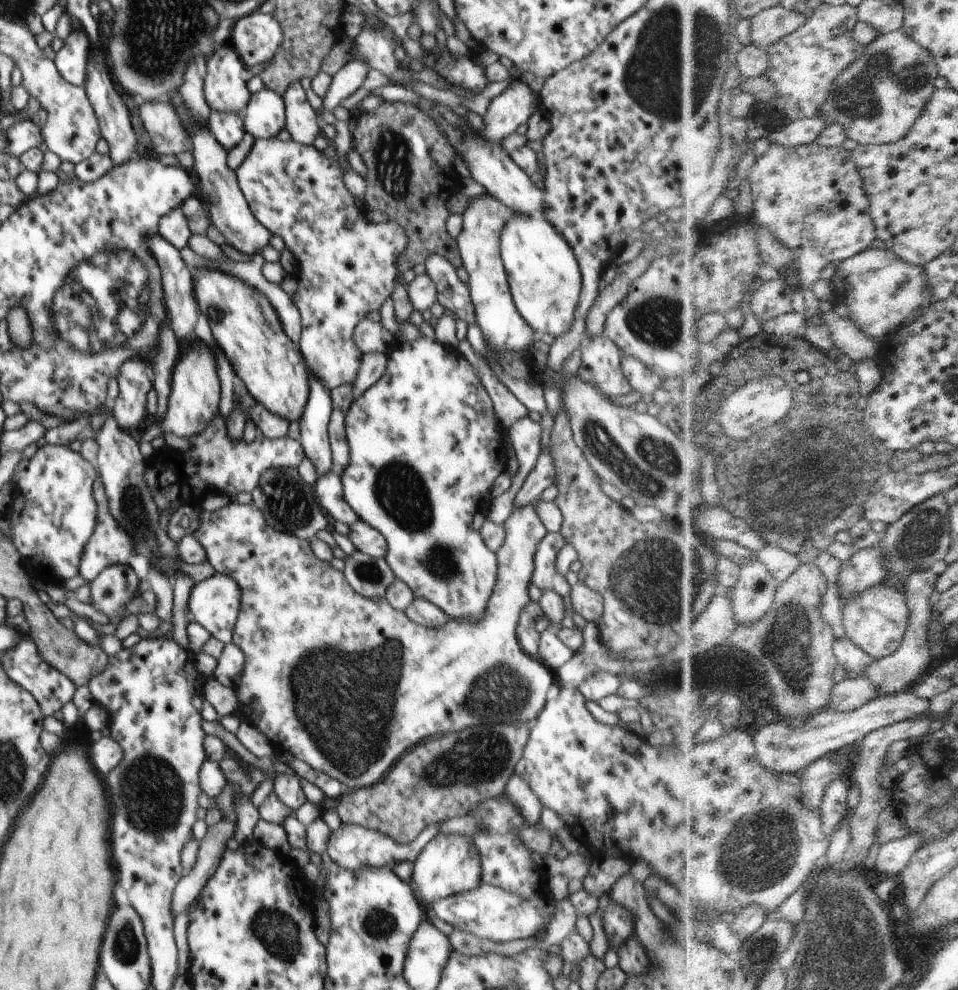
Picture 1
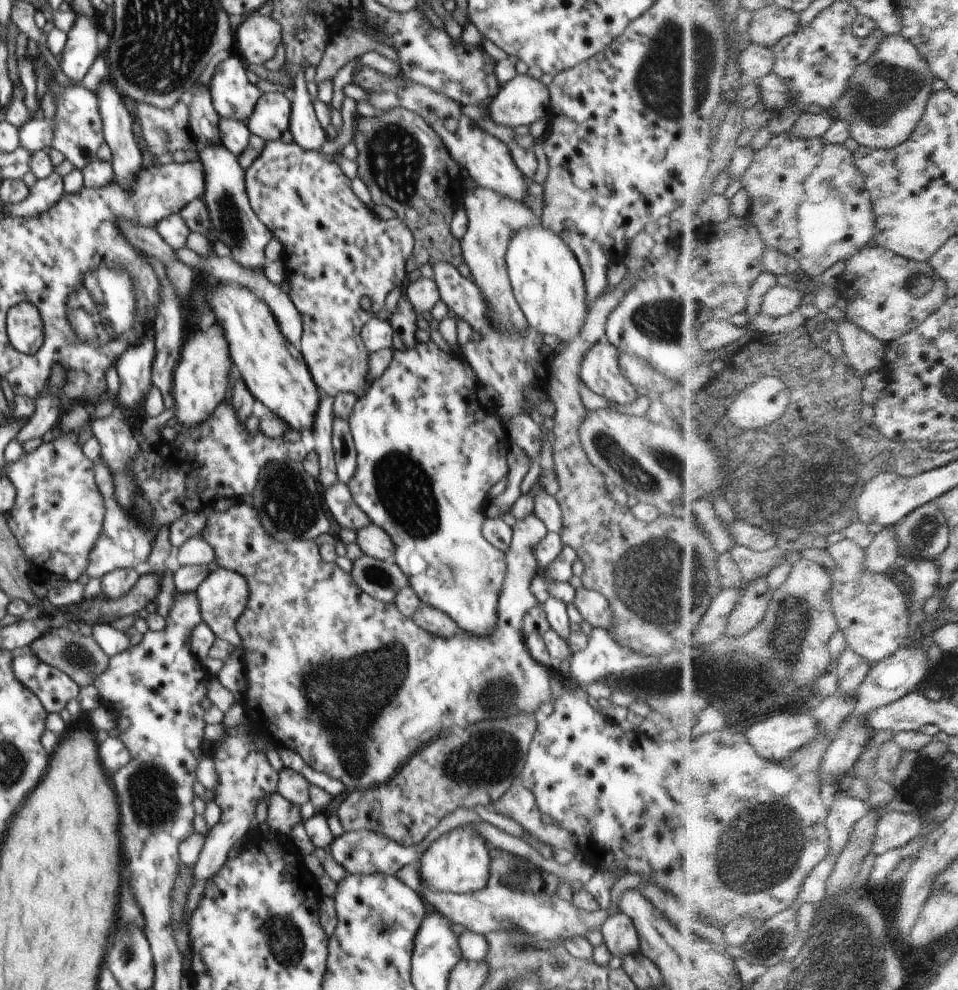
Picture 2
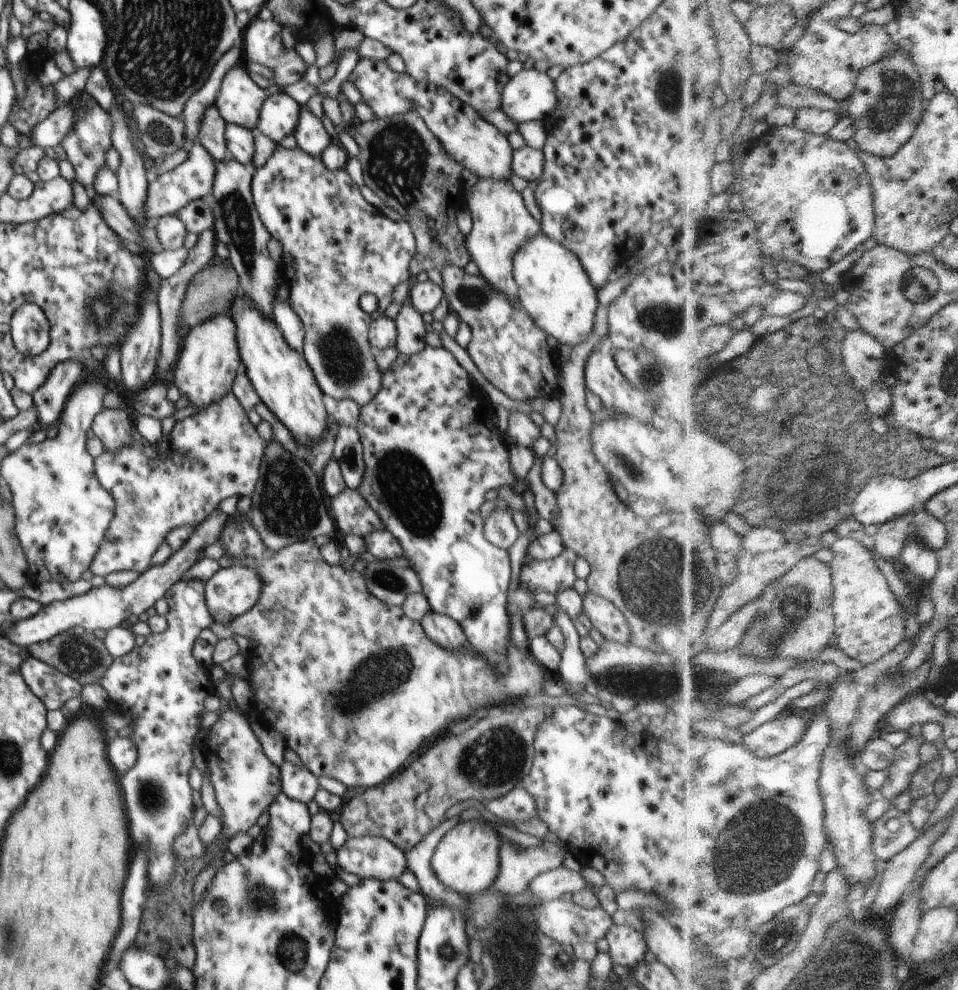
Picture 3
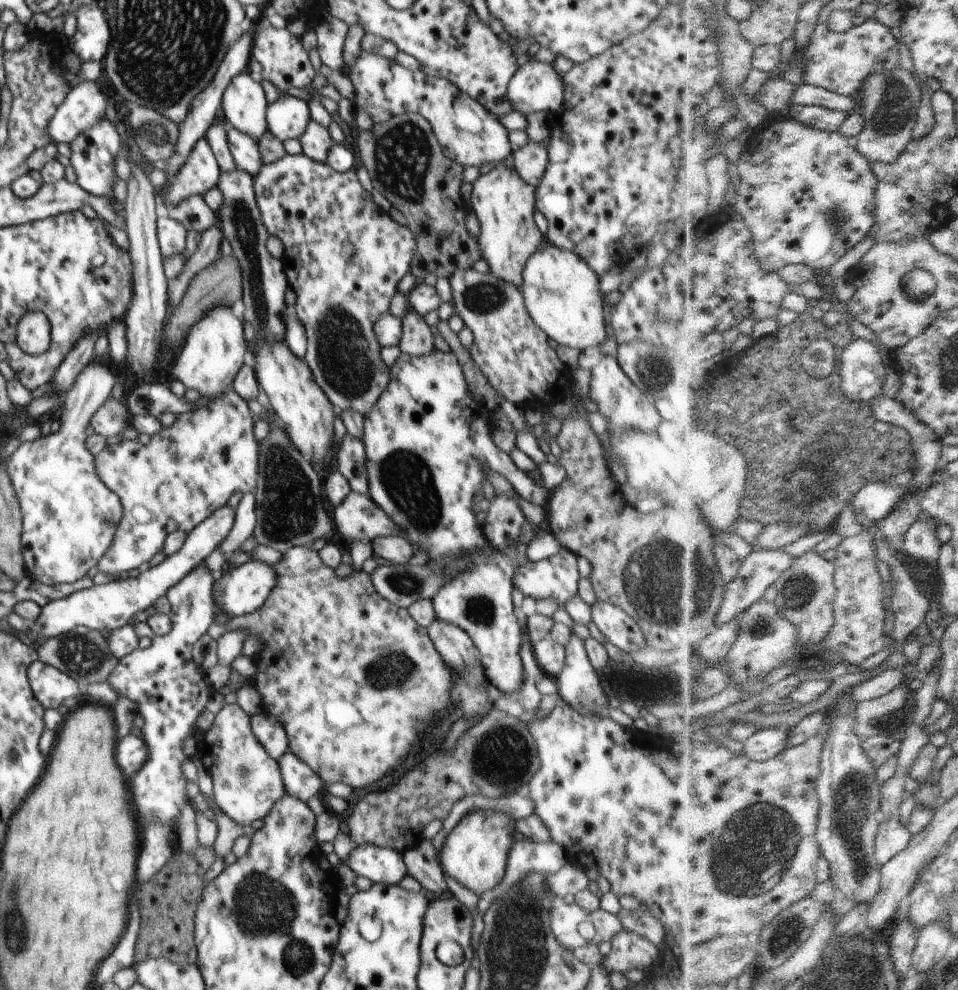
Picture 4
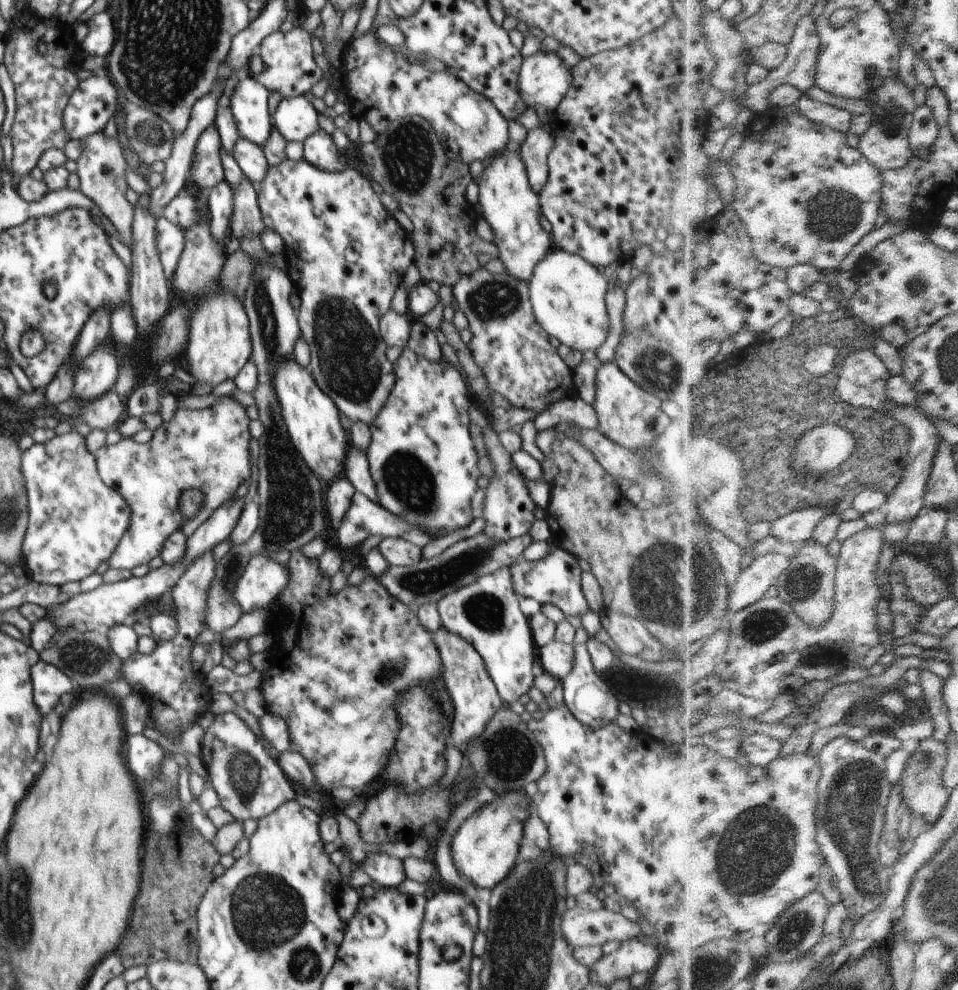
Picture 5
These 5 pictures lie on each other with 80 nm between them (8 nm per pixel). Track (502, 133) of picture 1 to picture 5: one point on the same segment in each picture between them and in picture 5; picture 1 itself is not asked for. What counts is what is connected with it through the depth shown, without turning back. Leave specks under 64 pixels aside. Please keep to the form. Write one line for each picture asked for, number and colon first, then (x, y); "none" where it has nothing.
2: (524, 99)
3: (530, 95)
4: (536, 87)
5: (543, 80)

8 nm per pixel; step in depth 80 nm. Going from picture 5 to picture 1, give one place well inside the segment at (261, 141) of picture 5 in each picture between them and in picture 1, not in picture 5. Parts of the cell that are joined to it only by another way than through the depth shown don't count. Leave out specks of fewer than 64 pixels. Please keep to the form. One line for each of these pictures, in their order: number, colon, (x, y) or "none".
1: (225, 90)
2: (234, 97)
3: (239, 100)
4: (244, 103)

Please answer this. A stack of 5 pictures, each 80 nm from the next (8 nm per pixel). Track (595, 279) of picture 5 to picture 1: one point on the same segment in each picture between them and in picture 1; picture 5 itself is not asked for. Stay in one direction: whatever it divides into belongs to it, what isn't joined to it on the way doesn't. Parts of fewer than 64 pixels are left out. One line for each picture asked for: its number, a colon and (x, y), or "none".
1: (544, 277)
2: (548, 283)
3: (554, 290)
4: (562, 295)

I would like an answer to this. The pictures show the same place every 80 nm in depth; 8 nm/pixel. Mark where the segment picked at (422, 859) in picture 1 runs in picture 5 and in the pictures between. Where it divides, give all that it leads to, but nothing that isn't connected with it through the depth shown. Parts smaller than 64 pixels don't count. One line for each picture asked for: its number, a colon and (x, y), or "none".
2: (458, 861)
3: (466, 860)
4: (474, 854)
5: (485, 847)

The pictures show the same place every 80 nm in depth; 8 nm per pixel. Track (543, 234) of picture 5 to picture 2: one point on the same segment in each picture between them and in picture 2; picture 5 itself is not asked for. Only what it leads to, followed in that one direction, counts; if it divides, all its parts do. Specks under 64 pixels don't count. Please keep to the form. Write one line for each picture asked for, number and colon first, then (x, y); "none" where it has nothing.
2: (493, 218)
3: (501, 224)
4: (504, 204)

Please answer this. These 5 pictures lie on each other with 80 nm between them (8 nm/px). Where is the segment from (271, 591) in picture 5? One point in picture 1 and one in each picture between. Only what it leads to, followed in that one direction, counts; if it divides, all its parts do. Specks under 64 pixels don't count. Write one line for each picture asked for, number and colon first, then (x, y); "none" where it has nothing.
1: (214, 602)
2: (223, 595)
3: (231, 592)
4: (240, 591)

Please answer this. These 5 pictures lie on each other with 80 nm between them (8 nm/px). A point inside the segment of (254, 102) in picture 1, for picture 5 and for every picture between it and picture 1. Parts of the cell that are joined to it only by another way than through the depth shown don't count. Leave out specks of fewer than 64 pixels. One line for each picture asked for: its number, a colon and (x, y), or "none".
2: (271, 118)
3: (278, 117)
4: (286, 118)
5: (295, 118)

